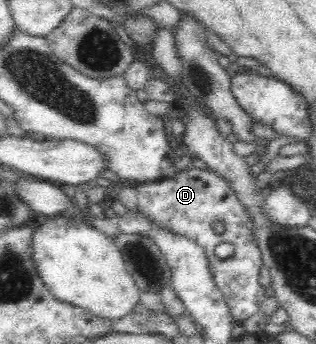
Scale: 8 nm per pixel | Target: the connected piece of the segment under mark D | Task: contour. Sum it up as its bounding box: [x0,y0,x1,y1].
[135,166,265,322]

